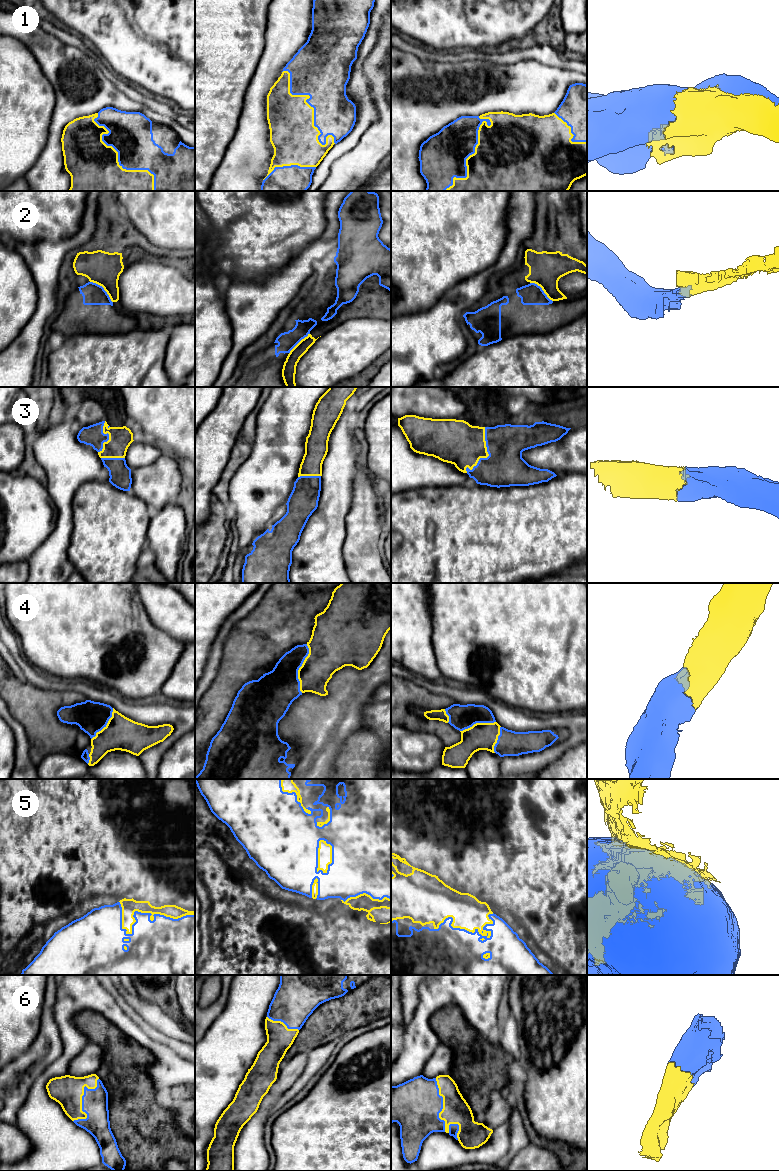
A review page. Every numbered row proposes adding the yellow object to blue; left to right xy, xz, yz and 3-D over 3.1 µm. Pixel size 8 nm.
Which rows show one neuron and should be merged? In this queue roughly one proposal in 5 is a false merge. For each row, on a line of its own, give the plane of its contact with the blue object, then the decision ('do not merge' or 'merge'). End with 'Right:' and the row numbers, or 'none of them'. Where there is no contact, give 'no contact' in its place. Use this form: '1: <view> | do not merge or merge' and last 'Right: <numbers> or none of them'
1: xz | merge
2: xy | do not merge
3: yz | merge
4: xz | merge
5: xy | merge
6: xy | merge
Right: 1, 3, 4, 5, 6

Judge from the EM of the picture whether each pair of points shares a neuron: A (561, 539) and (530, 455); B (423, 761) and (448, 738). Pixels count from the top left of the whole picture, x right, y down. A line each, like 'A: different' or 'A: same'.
A: different
B: different

